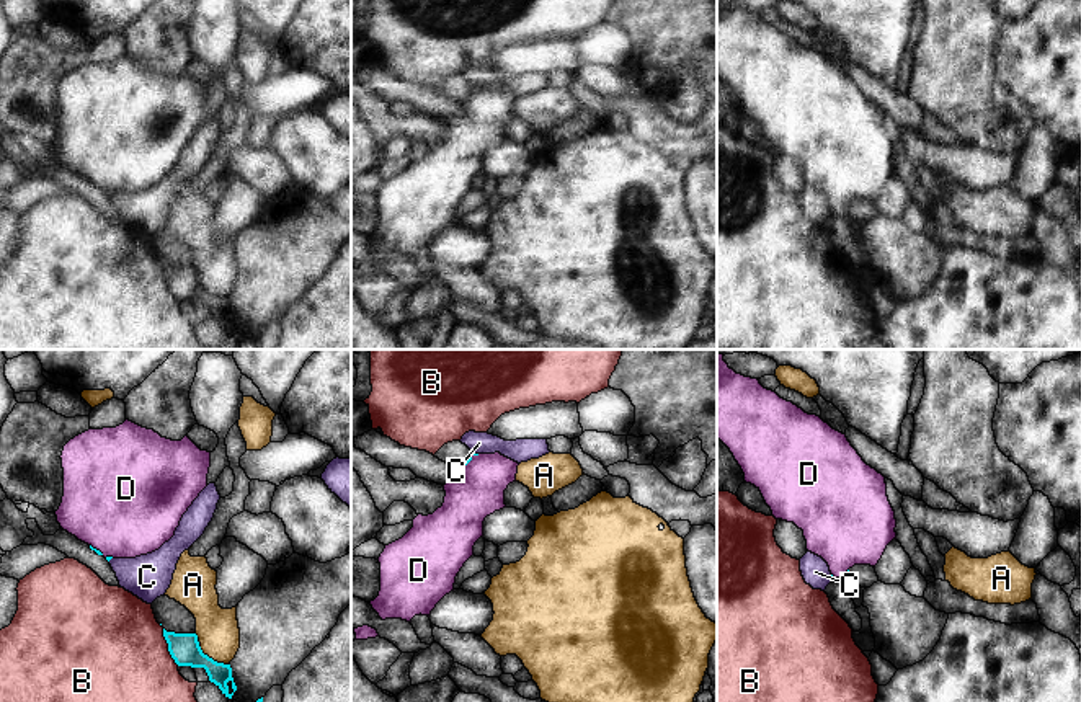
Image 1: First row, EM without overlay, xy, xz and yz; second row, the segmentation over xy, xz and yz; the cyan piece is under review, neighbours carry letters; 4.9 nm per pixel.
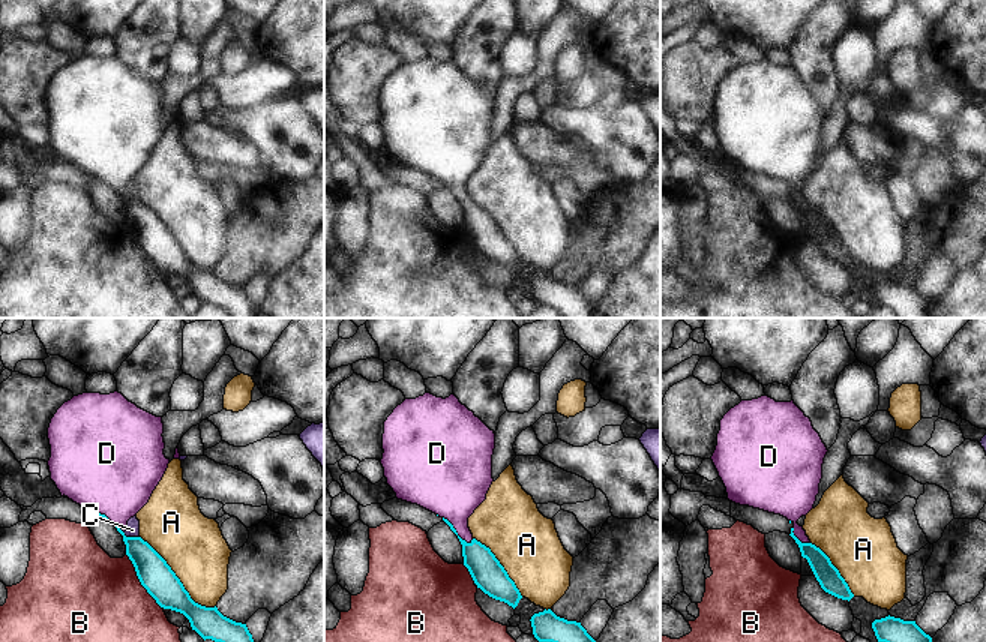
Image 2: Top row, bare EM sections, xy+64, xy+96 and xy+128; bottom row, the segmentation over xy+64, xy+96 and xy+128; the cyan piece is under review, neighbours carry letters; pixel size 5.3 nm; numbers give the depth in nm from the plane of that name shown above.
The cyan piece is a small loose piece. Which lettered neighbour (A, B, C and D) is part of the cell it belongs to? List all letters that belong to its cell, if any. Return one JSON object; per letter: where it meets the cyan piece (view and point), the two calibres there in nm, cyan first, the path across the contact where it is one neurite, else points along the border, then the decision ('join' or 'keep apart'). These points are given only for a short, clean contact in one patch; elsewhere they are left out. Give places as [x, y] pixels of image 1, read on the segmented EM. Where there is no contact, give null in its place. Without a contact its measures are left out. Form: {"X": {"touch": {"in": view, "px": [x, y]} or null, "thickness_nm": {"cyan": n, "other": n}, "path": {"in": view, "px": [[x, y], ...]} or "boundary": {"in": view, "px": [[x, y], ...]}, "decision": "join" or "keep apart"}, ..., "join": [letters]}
{"A": {"touch": {"in": "xy", "px": [213, 660]}, "thickness_nm": {"cyan": 150, "other": 200}, "decision": "keep apart"}, "B": {"touch": {"in": "xy", "px": [169, 647]}, "thickness_nm": {"cyan": 150, "other": 480}, "boundary": {"in": "xy", "px": [[162, 629], [167, 650], [178, 665]]}, "decision": "keep apart"}, "C": {"touch": {"in": "xz", "px": [475, 454]}, "thickness_nm": {"cyan": 20, "other": 110}, "boundary": {"in": "xz", "px": [[472, 451], [477, 454]]}, "decision": "keep apart"}, "D": {"touch": {"in": "xz", "px": [469, 461]}, "thickness_nm": {"cyan": 20, "other": 240}, "path": {"in": "xz", "px": [[469, 457], [469, 461], [480, 472], [480, 492]]}, "decision": "join"}, "join": ["D"]}

